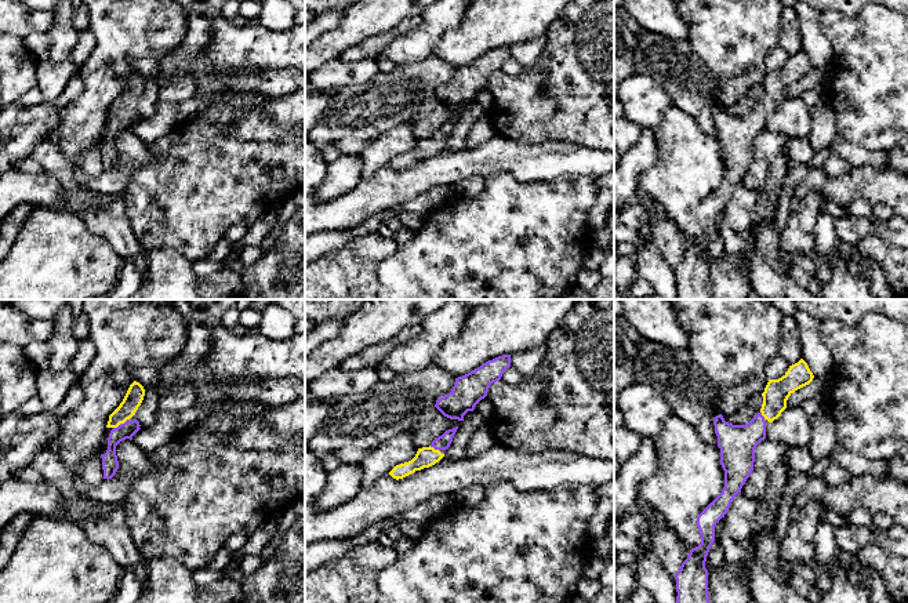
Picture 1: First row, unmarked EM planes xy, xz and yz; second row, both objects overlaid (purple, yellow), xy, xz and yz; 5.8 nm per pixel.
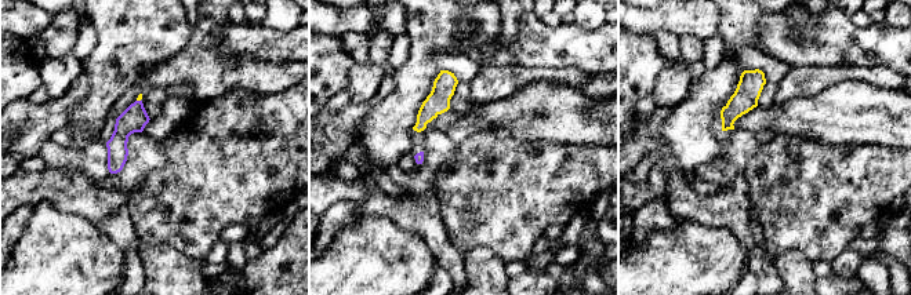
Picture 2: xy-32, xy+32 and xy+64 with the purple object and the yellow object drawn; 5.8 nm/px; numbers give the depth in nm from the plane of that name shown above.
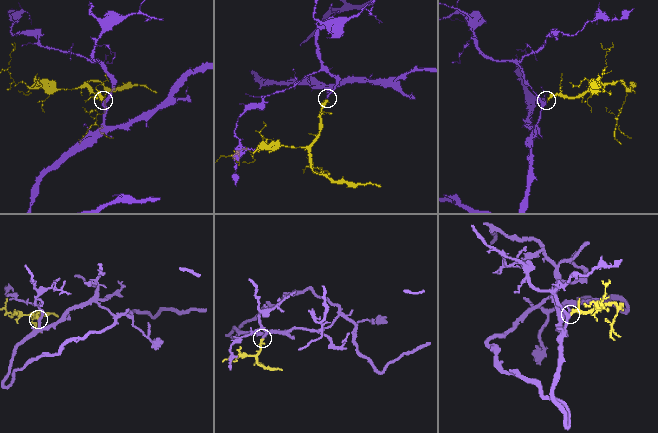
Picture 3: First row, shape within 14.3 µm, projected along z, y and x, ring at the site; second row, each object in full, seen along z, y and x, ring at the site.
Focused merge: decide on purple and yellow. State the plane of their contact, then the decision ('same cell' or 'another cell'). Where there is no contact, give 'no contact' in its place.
contact in xz; same cell

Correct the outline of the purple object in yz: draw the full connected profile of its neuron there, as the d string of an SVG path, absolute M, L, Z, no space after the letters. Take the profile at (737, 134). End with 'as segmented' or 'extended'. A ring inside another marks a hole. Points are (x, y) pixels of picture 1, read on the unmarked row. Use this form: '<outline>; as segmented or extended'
M800 50L789 57L778 70L769 70L760 102L745 116L733 116L719 105L713 109L720 156L724 161L722 184L697 207L701 235L693 239L676 270L675 299L711 299L708 287L708 261L705 253L715 232L715 217L727 204L734 188L753 161L755 139L766 130L766 113L773 113L787 99L788 88L798 80L809 76L814 66L807 54Z; extended

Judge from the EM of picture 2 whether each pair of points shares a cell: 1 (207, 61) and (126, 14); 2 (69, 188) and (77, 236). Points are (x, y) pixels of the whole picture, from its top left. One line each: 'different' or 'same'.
1: different
2: different

